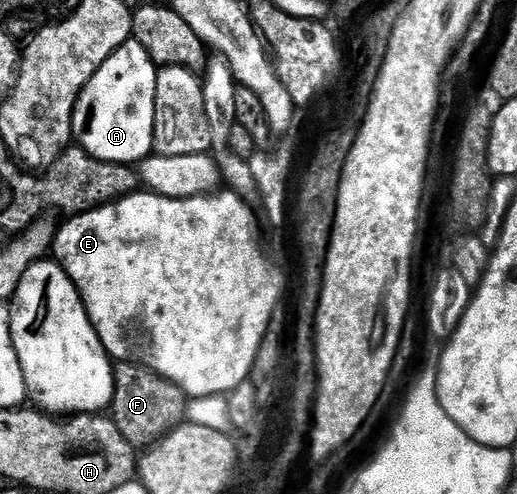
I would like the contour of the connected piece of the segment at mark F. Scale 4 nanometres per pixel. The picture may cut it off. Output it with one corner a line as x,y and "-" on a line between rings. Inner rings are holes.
121,361
114,366
115,390
109,406
109,416
125,439
136,450
146,451
159,444
173,430
184,424
188,398
172,381
154,373
146,365

